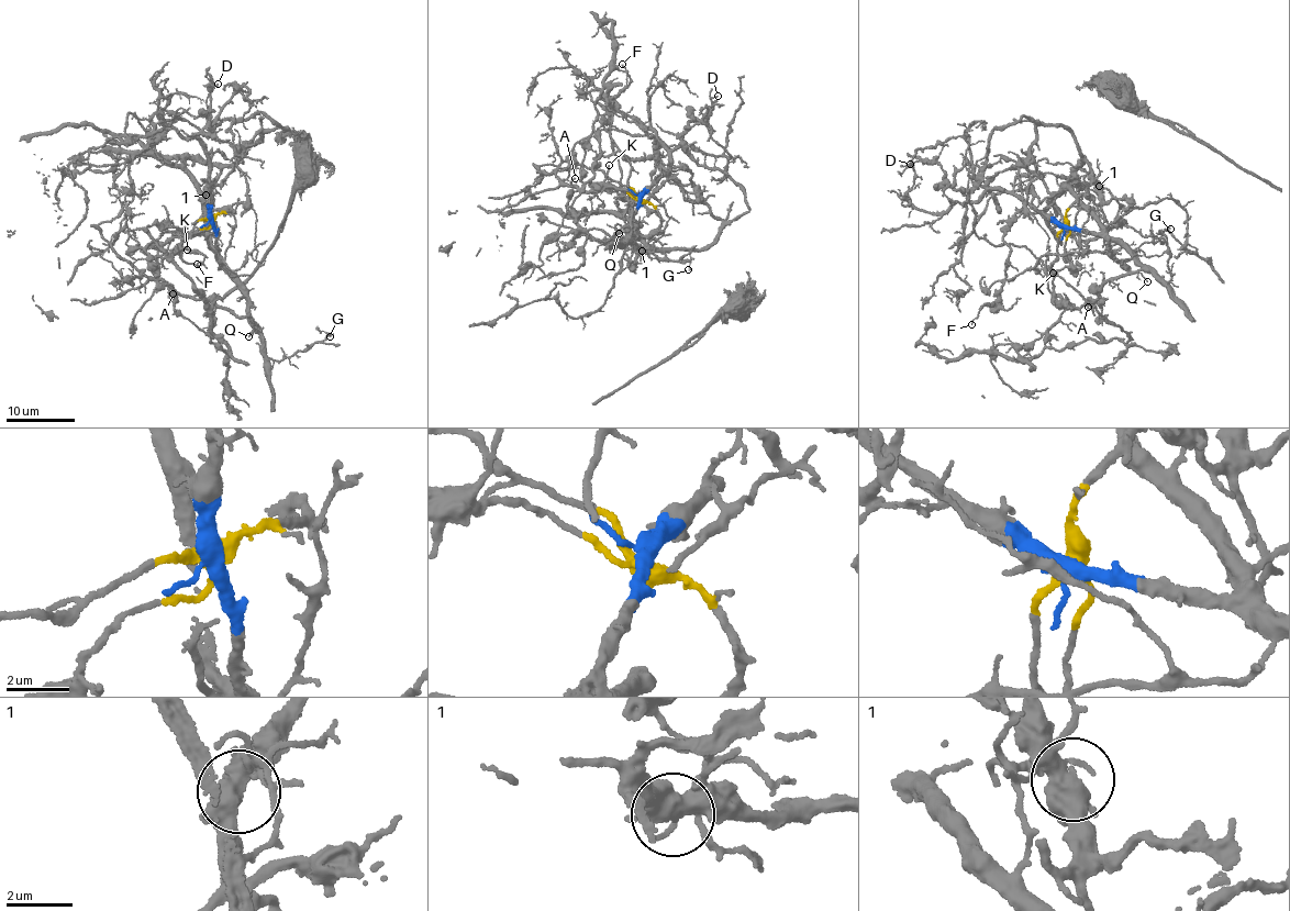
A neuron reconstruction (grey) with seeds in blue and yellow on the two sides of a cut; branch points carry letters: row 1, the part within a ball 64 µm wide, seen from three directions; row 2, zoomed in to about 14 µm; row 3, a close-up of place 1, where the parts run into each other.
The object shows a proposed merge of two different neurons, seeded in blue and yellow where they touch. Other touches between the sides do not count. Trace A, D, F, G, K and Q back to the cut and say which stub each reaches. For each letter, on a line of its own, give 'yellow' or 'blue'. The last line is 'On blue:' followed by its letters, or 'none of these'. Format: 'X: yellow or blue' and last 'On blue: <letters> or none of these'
A: blue
D: yellow
F: yellow
G: blue
K: yellow
Q: blue
On blue: A, G, Q

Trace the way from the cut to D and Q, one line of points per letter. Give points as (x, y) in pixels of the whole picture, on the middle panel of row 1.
D: (641, 199), (662, 219), (643, 251), (709, 246), (746, 213), (682, 135), (718, 97)
Q: (641, 199), (626, 230), (632, 236), (619, 233)

